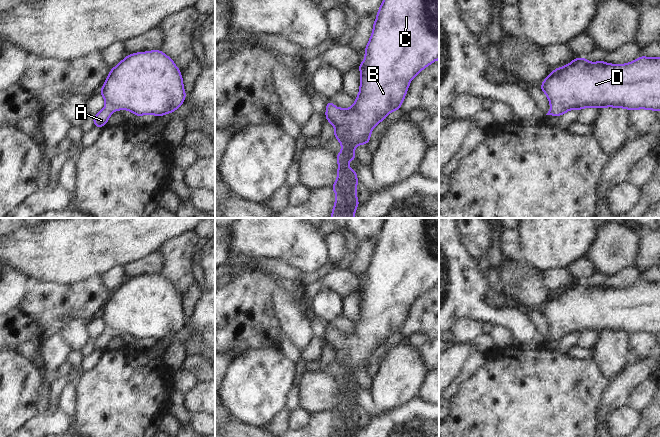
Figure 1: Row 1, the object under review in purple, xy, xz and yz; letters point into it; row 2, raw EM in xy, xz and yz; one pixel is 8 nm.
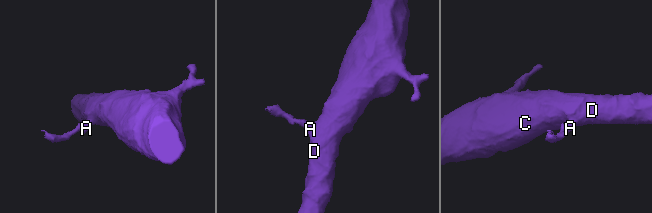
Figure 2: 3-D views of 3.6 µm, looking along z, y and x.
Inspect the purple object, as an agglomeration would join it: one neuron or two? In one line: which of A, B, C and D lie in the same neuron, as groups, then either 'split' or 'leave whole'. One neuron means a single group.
A B C D; leave whole

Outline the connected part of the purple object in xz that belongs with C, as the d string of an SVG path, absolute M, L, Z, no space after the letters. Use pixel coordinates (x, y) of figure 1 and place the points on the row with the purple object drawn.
M383 0L378 13L376 20L373 25L373 31L369 42L365 48L365 60L359 64L358 68L361 73L360 79L360 90L358 93L357 98L354 101L354 104L351 108L336 108L334 103L328 101L326 103L326 113L325 117L328 122L330 122L335 127L334 136L337 138L342 146L342 151L339 154L335 154L338 160L338 173L337 173L337 180L336 182L330 186L336 193L336 201L334 203L334 208L332 210L331 216L329 218L354 218L355 217L355 210L360 205L357 199L357 170L352 171L348 166L347 162L349 160L357 161L354 149L358 147L359 144L367 145L367 143L371 140L370 134L373 128L381 121L385 120L387 115L394 110L400 110L401 104L406 96L409 84L411 80L423 69L425 69L428 65L432 64L434 61L439 59L439 0Z

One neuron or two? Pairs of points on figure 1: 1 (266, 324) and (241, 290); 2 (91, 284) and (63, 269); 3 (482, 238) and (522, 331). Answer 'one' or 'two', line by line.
1: one
2: two
3: two

